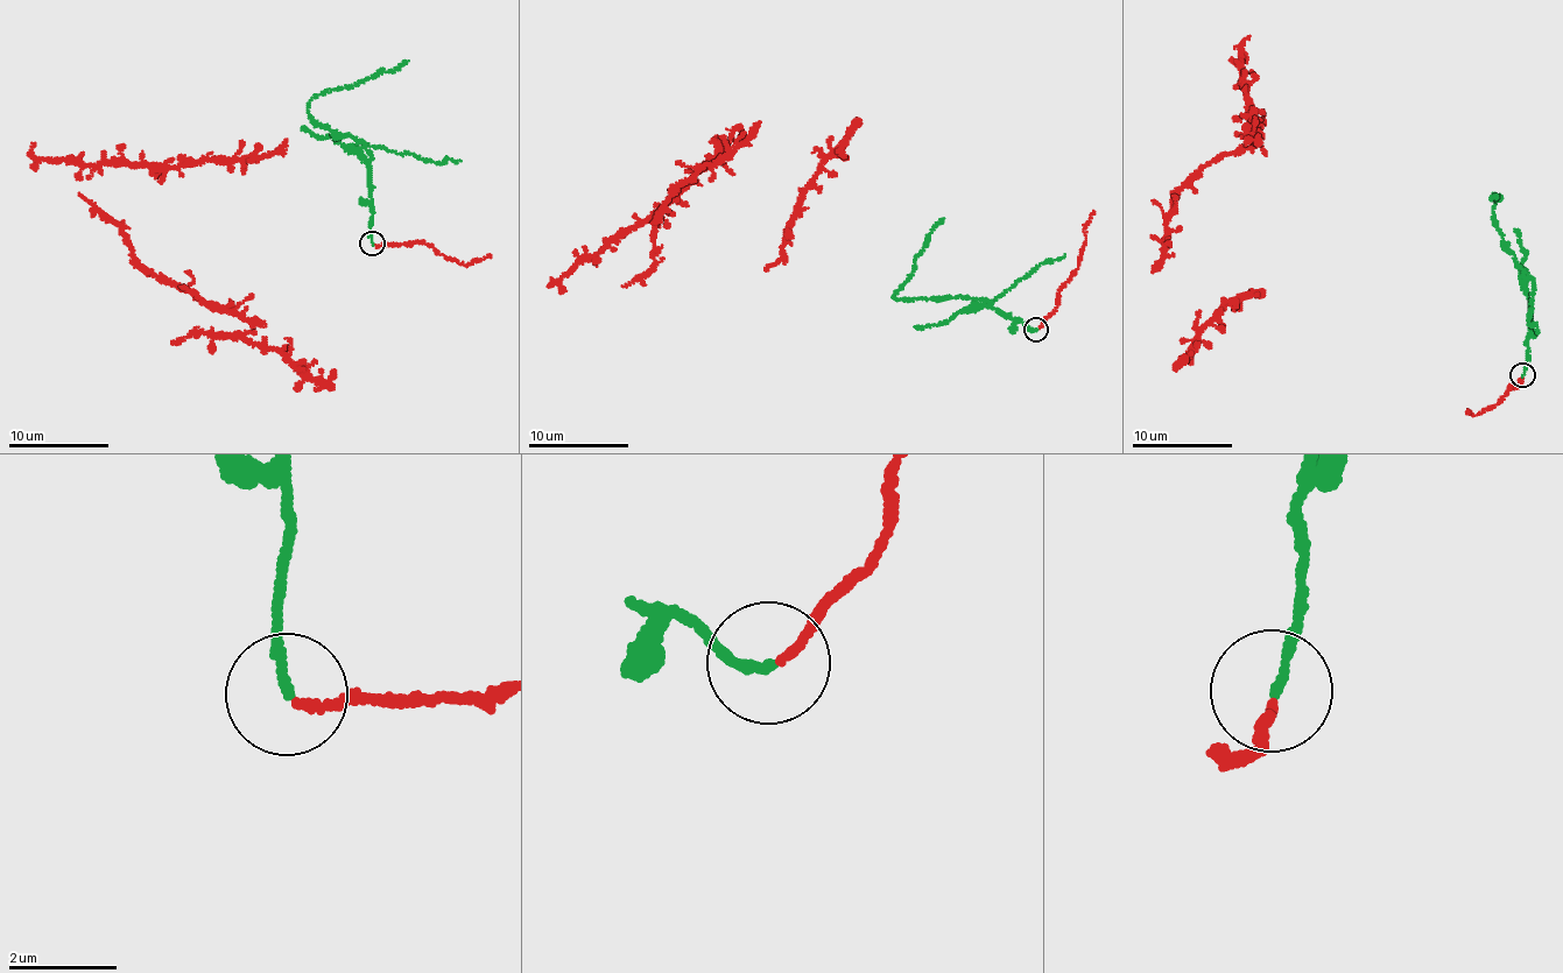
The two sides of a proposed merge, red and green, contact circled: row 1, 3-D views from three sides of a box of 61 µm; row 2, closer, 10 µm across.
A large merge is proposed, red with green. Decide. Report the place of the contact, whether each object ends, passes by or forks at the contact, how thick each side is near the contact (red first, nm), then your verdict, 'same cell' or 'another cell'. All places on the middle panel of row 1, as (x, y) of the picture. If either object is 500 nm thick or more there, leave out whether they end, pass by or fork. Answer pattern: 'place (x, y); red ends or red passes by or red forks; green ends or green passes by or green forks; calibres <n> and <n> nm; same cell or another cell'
place (1035, 329); red ends; green ends; calibres 160 and 170 nm; another cell

